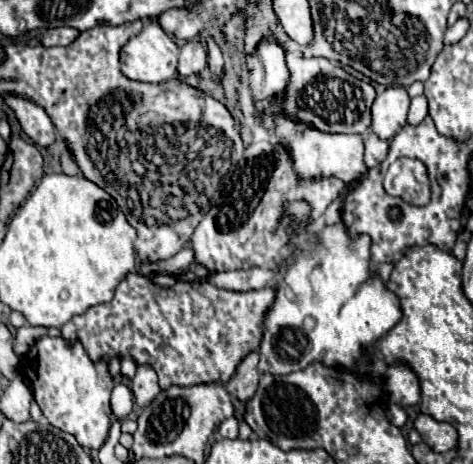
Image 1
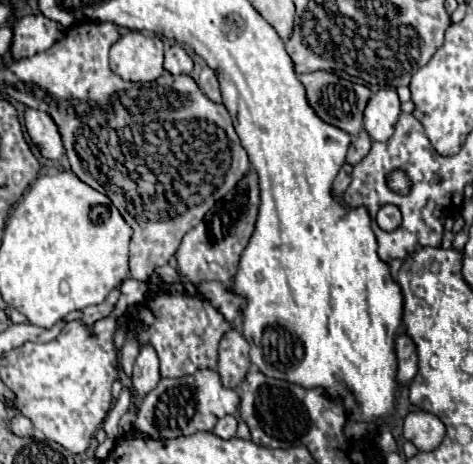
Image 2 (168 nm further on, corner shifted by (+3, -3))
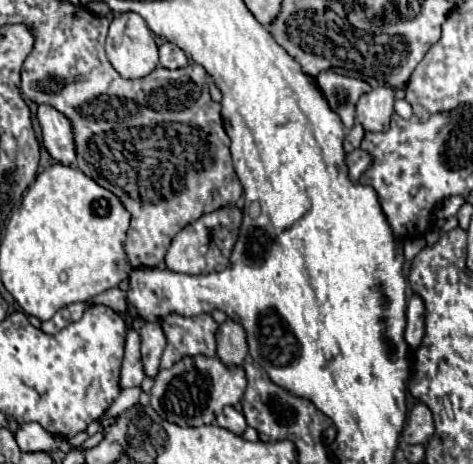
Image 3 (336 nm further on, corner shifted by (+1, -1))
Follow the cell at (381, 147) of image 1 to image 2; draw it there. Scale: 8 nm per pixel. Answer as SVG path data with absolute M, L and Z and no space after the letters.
M362 131L362 133L356 137L356 141L350 143L350 149L348 149L346 161L352 163L352 165L356 165L358 161L362 161L362 157L370 151L370 145L372 145L372 139L368 137L366 131Z

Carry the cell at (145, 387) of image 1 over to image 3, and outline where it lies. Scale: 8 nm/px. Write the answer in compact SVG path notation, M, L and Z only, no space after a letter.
M146 323L140 329L140 339L142 339L144 371L150 379L154 379L158 375L160 357L162 357L164 345L166 345L166 337L164 337L164 331L162 331L160 323Z

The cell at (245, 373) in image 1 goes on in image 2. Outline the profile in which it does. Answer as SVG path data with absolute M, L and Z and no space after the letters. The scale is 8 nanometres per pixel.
M230 329L224 333L220 347L218 347L218 367L222 385L224 387L236 387L240 381L244 381L248 369L250 369L250 357L248 357L248 341L242 337L240 331Z

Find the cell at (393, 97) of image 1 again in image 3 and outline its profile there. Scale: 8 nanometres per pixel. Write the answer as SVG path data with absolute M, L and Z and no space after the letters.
M388 85L376 87L362 95L356 105L356 119L366 131L382 133L390 127L390 117L394 113L394 91Z

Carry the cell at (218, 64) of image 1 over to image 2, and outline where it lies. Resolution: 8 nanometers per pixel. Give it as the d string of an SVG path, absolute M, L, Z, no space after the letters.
M200 73L200 89L204 91L204 95L214 101L214 103L222 103L222 95L220 95L220 87L216 81L214 73Z

